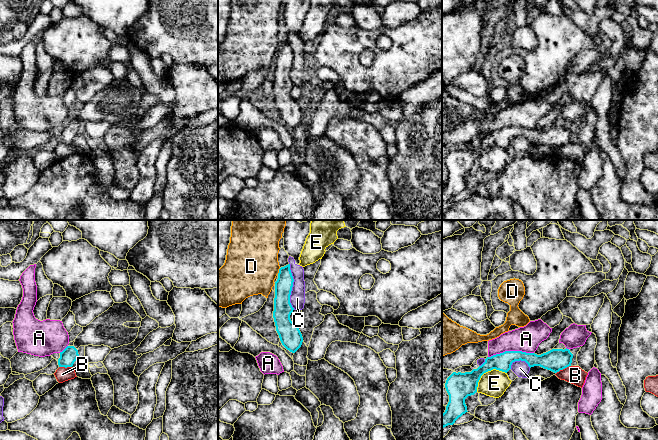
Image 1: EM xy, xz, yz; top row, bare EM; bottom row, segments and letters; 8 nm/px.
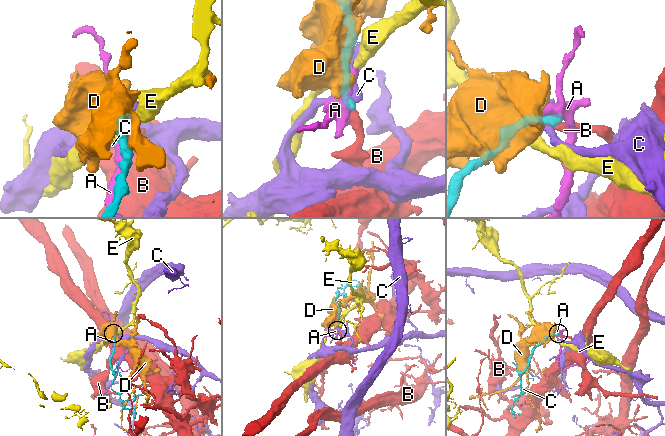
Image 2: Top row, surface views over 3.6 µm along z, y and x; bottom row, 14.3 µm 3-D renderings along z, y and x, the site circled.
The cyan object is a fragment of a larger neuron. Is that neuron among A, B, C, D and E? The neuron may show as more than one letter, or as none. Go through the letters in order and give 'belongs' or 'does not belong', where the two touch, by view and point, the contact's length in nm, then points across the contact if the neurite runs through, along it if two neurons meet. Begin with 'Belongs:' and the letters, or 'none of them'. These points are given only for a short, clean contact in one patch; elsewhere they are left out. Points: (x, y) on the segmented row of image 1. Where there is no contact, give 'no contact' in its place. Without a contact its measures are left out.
Belongs: none of them
A: does not belong; meets cyan in yz at (510, 351); contact 380 nm long; border along yz (533, 352), (503, 351), (488, 357)
B: does not belong; meets cyan in yz at (563, 368); contact 140 nm long; border along yz (570, 365), (556, 373)
C: does not belong; meets cyan in xz at (292, 286); contact 380 nm long
D: does not belong; meets cyan in xz at (279, 271); contact 50 nm long; border along xz (280, 268), (277, 273)
E: does not belong; meets cyan in yz at (486, 371); contact 300 nm long; border along yz (506, 372), (495, 369), (486, 371), (481, 376), (476, 391)

